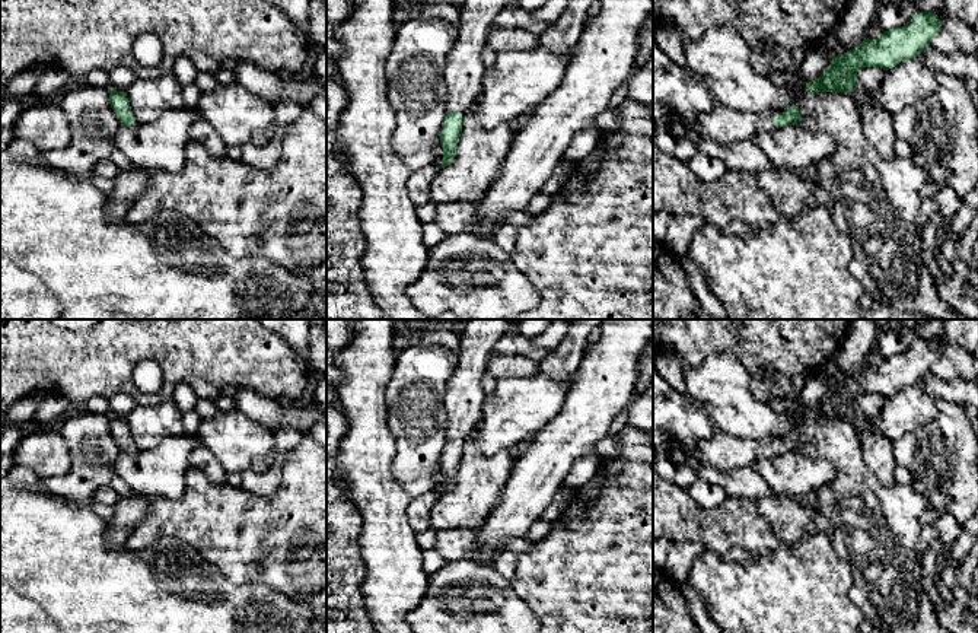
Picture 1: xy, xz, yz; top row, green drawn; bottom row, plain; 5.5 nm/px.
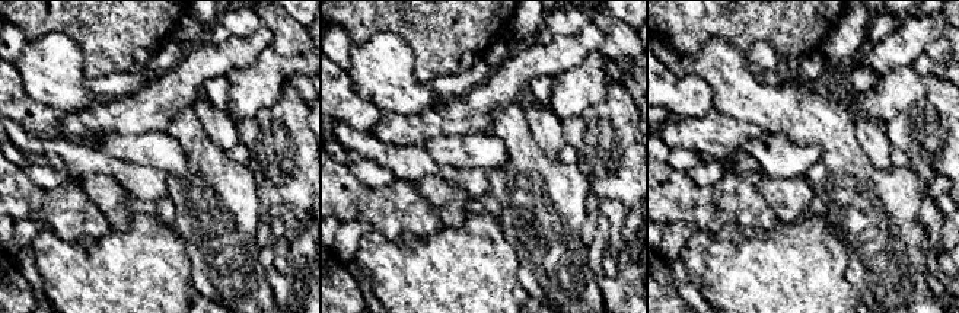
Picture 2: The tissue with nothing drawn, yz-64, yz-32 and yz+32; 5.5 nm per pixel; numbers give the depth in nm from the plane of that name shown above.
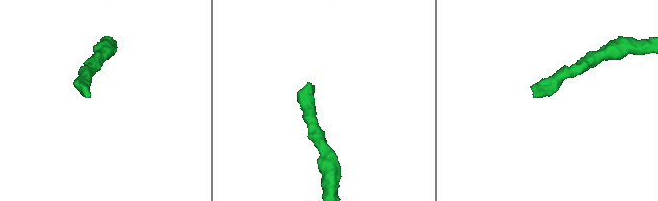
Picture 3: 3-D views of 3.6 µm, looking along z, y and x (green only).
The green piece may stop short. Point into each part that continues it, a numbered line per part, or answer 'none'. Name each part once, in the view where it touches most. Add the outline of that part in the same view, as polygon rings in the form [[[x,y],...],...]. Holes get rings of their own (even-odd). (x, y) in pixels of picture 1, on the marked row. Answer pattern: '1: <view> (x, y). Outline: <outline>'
1: xz (464, 70). Outline: [[[462,0],[459,35],[445,66],[447,111],[463,114],[480,95],[485,67],[481,53],[497,13],[509,0]]]

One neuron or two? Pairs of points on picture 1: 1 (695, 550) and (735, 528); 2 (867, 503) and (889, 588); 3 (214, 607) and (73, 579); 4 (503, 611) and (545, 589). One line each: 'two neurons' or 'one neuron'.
1: two neurons
2: one neuron
3: one neuron
4: two neurons

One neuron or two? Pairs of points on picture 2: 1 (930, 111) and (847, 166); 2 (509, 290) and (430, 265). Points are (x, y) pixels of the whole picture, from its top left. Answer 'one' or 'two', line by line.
1: two
2: one

